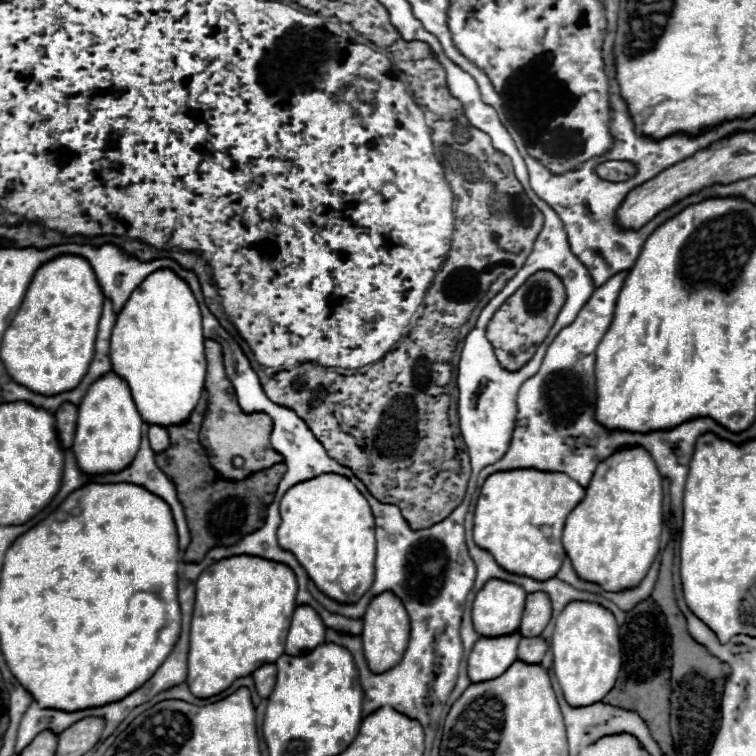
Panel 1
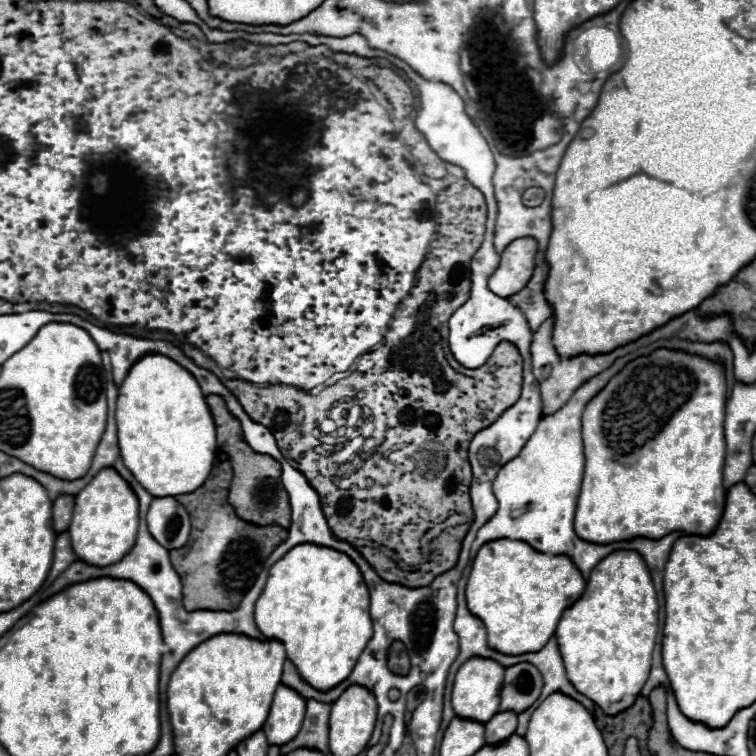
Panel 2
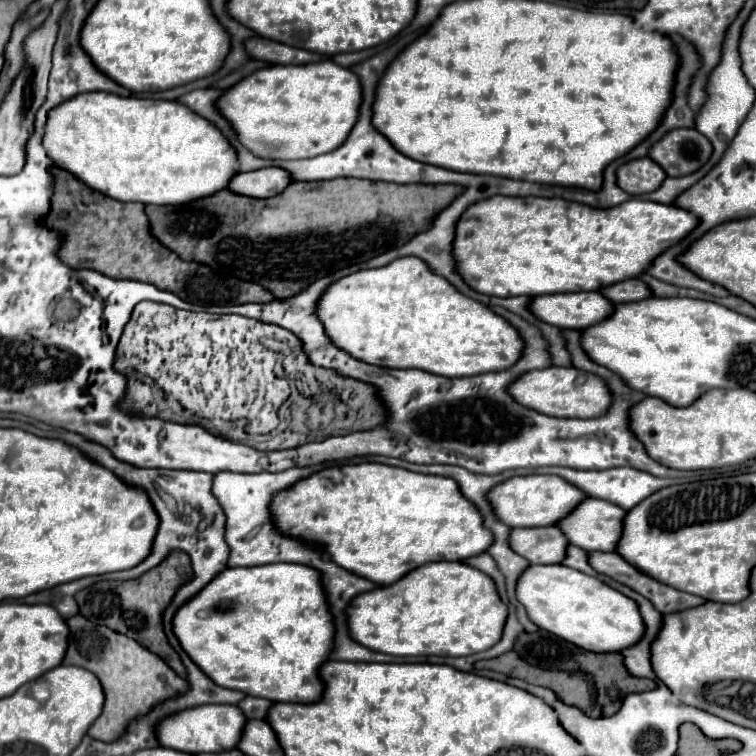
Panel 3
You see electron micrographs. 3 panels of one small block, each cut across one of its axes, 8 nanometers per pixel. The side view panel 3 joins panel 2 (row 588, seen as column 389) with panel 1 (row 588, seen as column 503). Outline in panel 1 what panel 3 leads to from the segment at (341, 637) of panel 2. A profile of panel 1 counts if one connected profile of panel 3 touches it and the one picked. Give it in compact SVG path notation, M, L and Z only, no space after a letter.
M322 474L290 488L280 500L278 544L296 556L316 588L340 604L354 604L374 580L374 514L348 478Z

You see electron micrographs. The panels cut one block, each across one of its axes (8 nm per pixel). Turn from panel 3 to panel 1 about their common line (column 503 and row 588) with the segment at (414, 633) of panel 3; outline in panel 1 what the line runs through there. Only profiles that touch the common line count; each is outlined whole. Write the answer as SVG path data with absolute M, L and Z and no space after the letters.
M626 448L600 462L586 488L582 504L568 514L564 524L562 544L574 566L574 572L586 582L600 584L606 592L624 592L636 588L646 578L656 554L660 552L662 498L662 476L652 462L652 456L644 448Z

